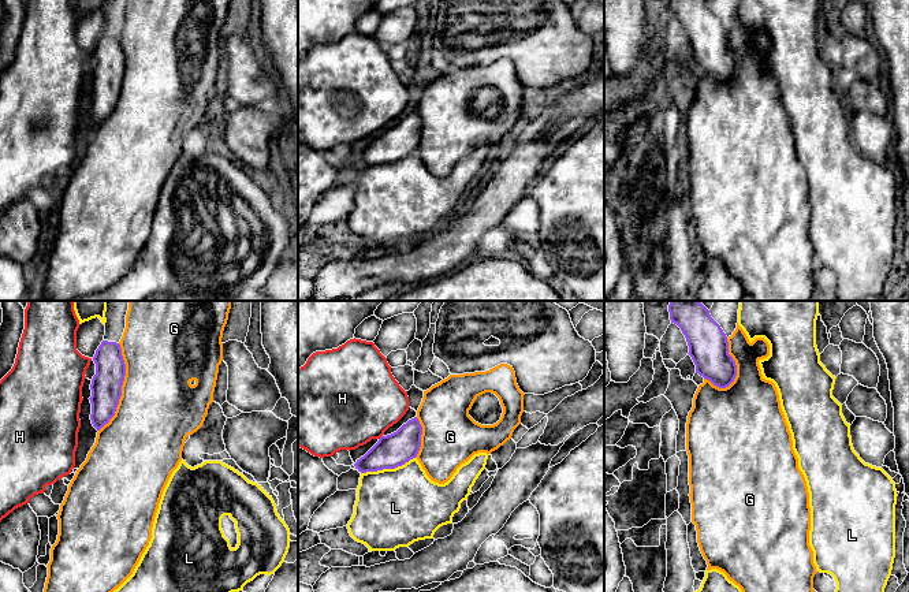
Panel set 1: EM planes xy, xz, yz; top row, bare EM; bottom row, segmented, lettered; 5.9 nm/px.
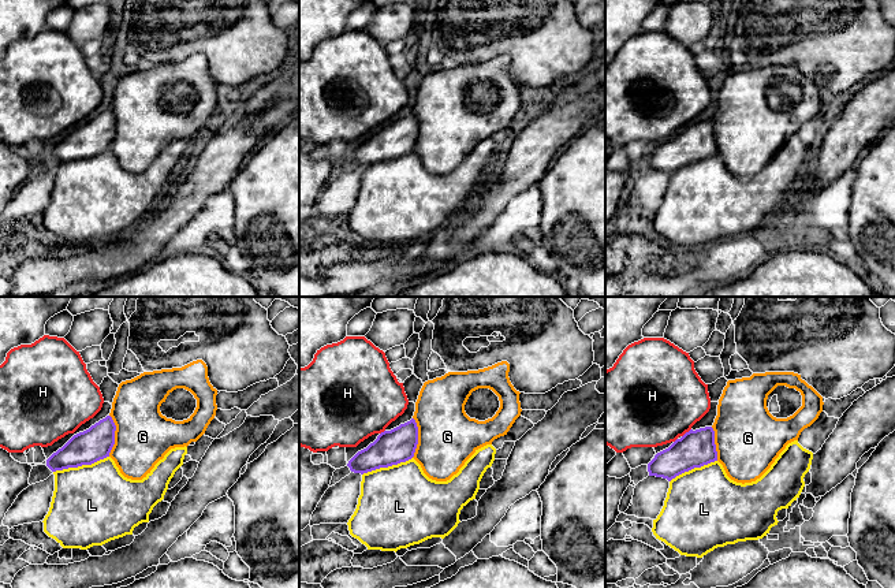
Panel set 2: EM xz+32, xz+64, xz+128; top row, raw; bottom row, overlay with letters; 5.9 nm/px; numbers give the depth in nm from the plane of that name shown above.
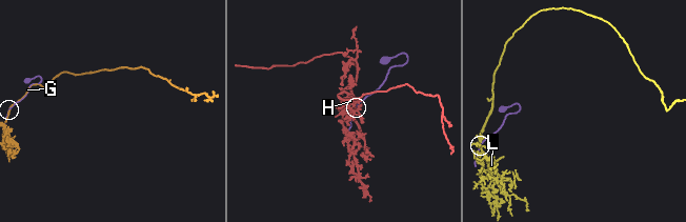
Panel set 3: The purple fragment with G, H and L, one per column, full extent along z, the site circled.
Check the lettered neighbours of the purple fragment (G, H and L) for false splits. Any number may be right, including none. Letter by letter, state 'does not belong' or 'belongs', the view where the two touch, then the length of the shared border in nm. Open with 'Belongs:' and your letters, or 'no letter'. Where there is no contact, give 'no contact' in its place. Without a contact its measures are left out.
Belongs: G
G: belongs; contact in xy; length 550 nm
H: does not belong; contact in xz; length 40 nm
L: does not belong; contact in xz; length 340 nm

